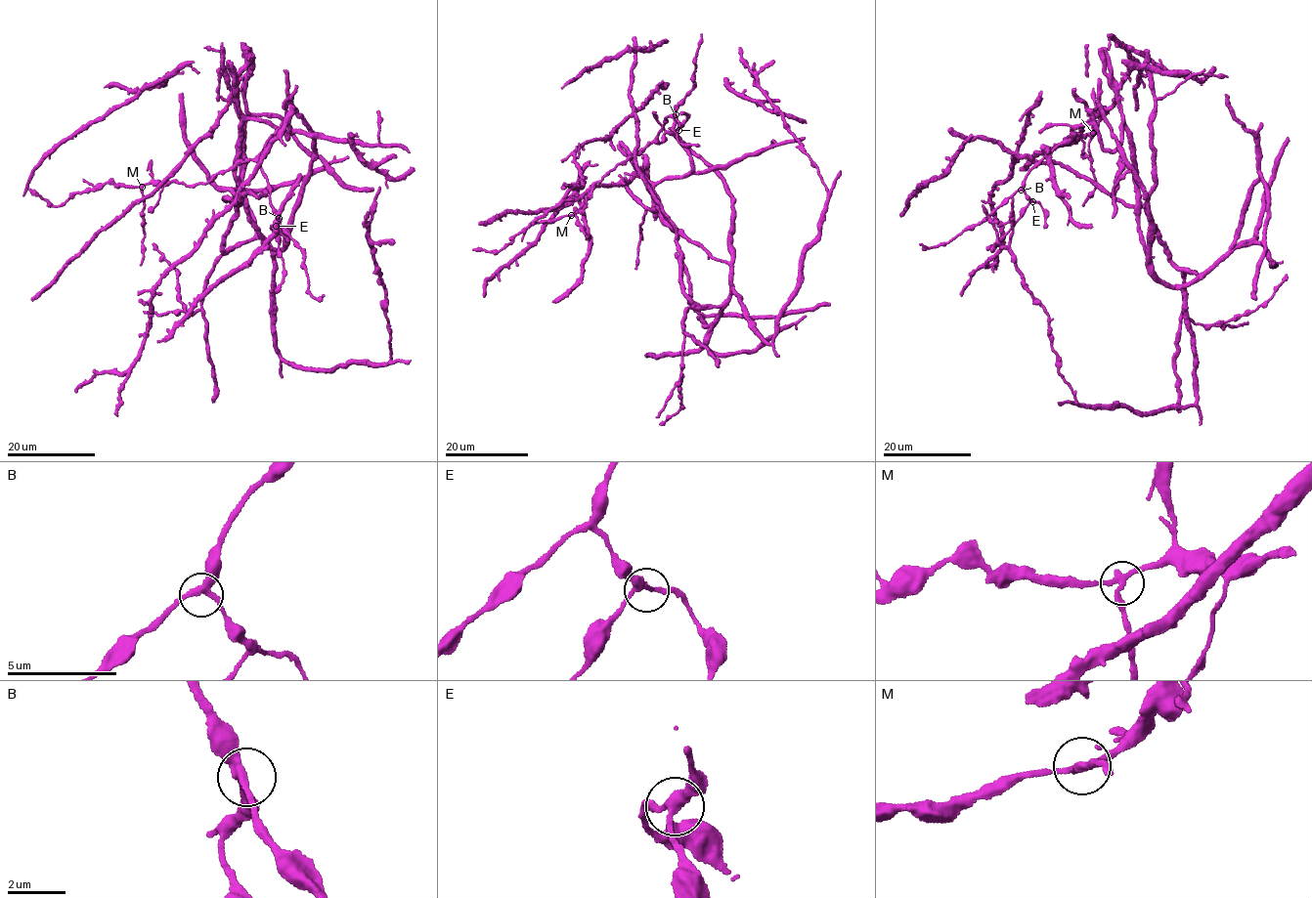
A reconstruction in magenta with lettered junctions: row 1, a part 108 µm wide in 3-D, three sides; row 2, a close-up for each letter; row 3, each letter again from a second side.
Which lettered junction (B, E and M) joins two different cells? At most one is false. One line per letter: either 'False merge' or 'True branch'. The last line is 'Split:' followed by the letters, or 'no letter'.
B: True branch
E: True branch
M: False merge
Split: M

